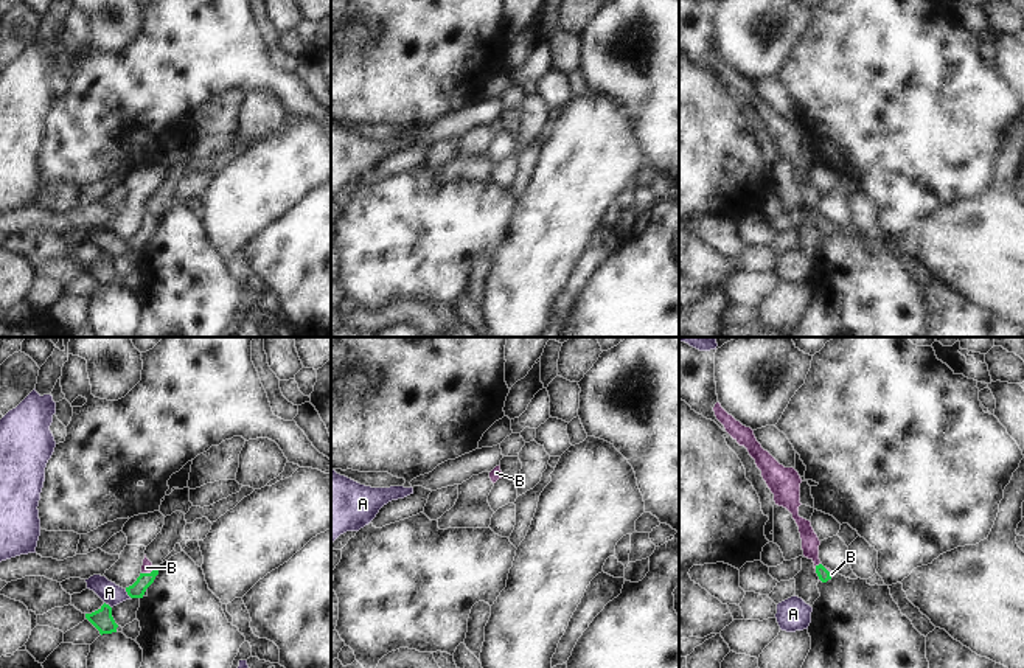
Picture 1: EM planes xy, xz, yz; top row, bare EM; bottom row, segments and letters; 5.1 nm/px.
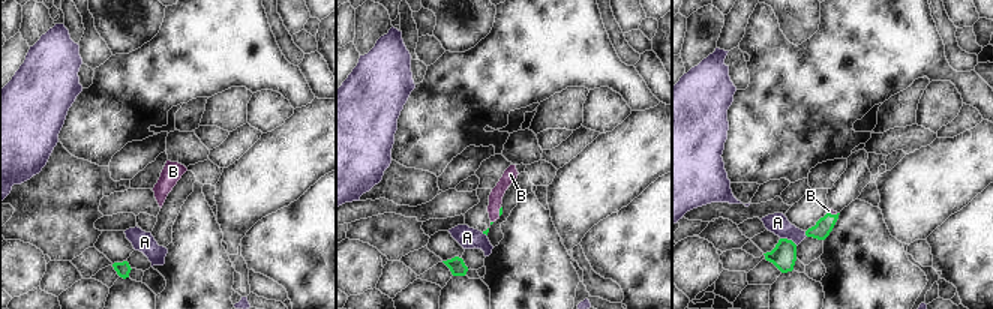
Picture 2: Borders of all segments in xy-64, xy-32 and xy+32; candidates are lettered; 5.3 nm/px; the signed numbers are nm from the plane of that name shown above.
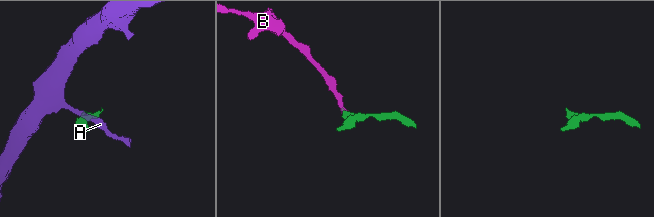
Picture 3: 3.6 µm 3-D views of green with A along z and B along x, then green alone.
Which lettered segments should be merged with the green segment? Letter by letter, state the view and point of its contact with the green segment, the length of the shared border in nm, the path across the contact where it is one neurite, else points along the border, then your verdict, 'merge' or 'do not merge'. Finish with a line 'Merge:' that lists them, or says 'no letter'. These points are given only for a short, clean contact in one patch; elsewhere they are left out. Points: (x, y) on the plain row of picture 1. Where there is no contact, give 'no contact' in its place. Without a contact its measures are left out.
A: meets green in xy at (128, 246); contact 70 nm long; border along xy (125, 241), (131, 250); do not merge
B: meets green in yz at (819, 216); contact 50 nm long; runs through yz (824, 227), (819, 216), (810, 194); merge
Merge: B

